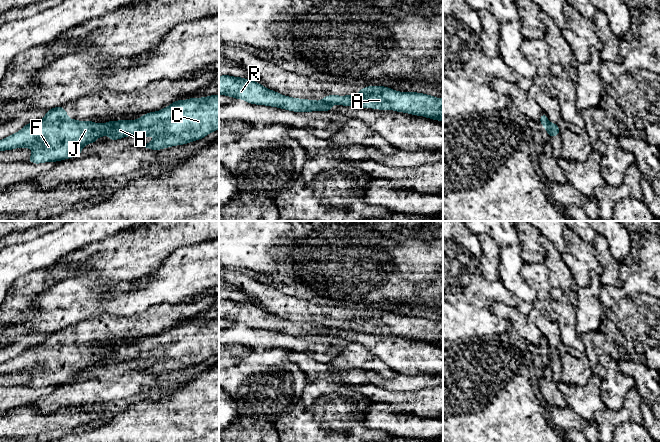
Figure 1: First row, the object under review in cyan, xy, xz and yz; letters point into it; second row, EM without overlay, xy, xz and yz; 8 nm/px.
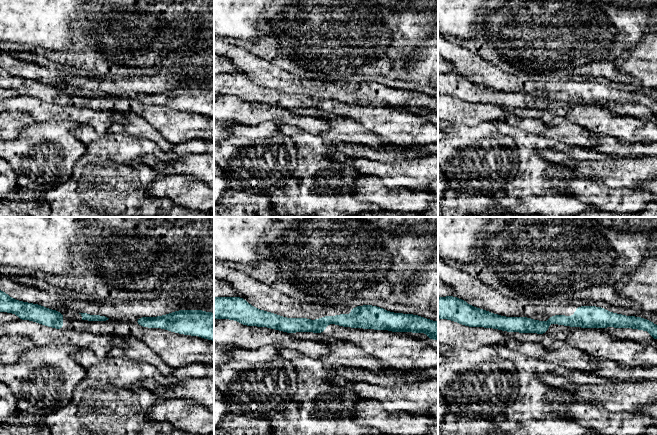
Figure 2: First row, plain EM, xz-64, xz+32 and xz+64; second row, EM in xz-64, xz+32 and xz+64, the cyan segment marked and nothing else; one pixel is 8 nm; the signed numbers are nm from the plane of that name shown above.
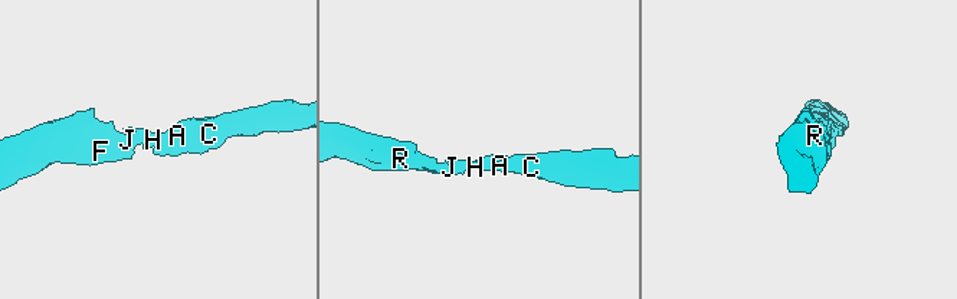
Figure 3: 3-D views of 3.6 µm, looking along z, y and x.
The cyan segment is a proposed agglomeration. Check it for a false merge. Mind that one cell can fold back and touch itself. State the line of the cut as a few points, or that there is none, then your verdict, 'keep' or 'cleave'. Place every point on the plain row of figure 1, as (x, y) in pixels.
cut in xz along (322, 324), (332, 328); cleave

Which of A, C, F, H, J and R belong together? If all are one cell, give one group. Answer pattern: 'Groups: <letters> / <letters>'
Groups: A C H / F J R

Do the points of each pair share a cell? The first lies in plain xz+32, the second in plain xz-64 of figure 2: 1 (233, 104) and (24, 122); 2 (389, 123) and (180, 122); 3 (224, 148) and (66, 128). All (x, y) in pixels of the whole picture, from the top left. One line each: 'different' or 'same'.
1: different
2: same
3: same

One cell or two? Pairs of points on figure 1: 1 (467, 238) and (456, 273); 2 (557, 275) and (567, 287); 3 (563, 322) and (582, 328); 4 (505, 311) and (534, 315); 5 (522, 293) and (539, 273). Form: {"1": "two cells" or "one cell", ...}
{"1": "one cell", "2": "one cell", "3": "two cells", "4": "two cells", "5": "two cells"}

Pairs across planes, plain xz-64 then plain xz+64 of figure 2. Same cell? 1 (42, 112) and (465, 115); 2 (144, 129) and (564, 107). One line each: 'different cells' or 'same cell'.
1: same cell
2: different cells

